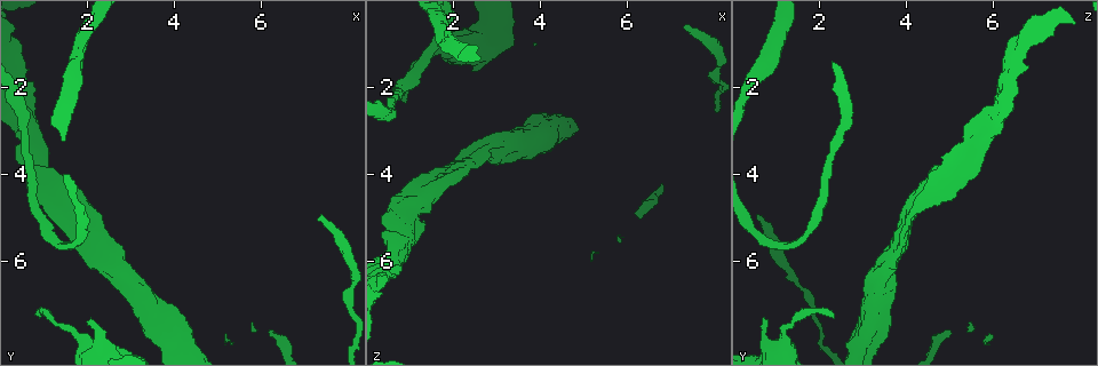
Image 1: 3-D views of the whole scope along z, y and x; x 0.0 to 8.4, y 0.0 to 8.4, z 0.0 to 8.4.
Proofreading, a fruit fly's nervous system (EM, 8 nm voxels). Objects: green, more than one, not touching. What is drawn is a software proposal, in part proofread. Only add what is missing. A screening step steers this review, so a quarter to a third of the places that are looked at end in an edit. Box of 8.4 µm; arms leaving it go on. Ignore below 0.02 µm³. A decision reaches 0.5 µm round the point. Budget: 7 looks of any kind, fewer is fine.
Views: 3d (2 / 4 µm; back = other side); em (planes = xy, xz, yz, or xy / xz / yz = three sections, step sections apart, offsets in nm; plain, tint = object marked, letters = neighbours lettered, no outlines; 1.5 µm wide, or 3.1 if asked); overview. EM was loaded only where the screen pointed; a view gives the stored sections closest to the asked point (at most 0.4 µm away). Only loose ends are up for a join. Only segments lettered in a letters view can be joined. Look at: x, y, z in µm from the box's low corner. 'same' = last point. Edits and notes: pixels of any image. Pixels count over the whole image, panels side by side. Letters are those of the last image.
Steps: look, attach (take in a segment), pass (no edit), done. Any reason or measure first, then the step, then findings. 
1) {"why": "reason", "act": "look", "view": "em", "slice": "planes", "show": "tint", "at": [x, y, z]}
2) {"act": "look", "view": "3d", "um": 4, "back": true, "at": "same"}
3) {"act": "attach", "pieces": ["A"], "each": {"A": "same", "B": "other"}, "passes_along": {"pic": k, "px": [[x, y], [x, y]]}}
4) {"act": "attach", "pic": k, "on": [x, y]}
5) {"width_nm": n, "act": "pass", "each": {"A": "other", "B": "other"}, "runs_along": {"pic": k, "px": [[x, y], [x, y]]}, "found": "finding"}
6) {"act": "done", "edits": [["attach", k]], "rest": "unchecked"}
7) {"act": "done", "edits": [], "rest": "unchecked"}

{"why": "thick end", "act": "look", "view": "em", "slice": "planes", "show": "letters", "at": [0.70, 1.90, 6.20]}

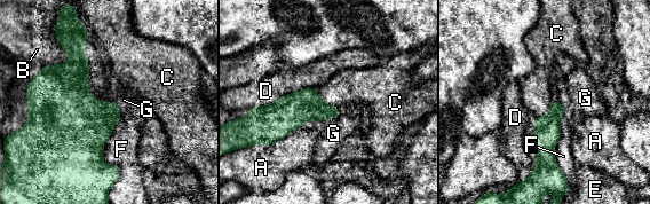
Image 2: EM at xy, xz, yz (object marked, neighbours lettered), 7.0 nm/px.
{"act": "pass", "each": {"A": "other", "B": "other", "C": "other", "D": "other", "E": "other", "F": "other", "G": "other"}, "border": {"pic": 2, "px": [[70, 56], [66, 62], [45, 64]]}, "found": "none of them fits"}

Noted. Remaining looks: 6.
{"why": "tapers out", "act": "look", "view": "3d", "um": 4, "back": true, "at": [0.90, 7.30, 2.30]}

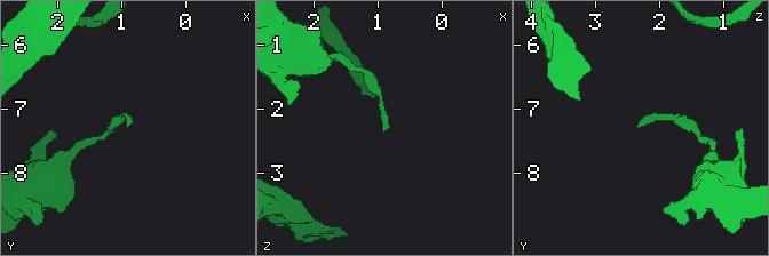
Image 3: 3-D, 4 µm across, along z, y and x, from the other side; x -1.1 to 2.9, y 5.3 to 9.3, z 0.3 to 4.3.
{"act": "look", "view": "em", "slice": "xy", "step": 4, "show": "tint", "at": [0.95, 7.25, 2.30]}

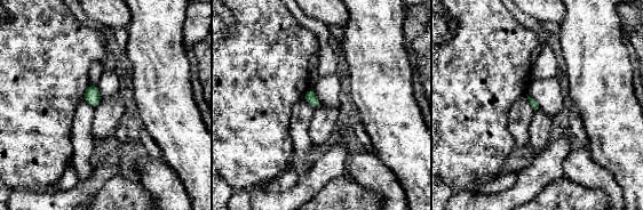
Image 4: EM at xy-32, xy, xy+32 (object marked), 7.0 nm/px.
{"why": "another direction", "act": "look", "view": "em", "slice": "planes", "show": "letters", "at": "same"}

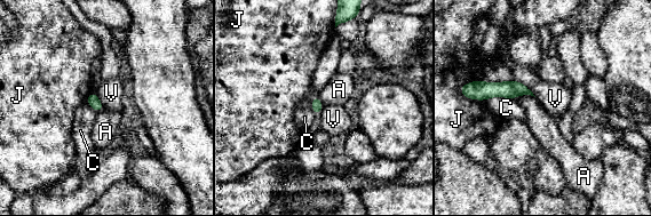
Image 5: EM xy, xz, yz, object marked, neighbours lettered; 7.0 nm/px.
{"act": "pass", "each": {"A": "other", "C": "other", "J": "other", "V": "other"}, "runs_along": {"pic": 5, "px": [[526, 92], [486, 89], [476, 94]]}, "found": "no lettered segment goes on from it"}

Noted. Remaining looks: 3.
{"why": "branch stops here", "act": "look", "view": "em", "slice": "xz", "step": 4, "show": "plain", "at": [2.00, 7.45, 0.75]}

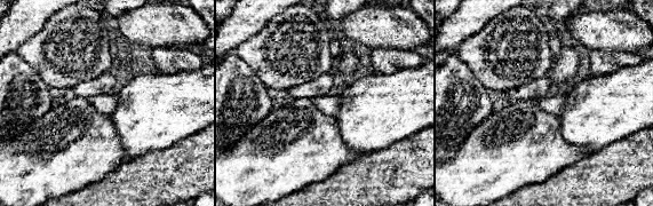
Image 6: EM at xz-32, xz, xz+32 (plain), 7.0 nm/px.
{"why": "where the object lies", "act": "look", "view": "em", "slice": "xz", "step": 4, "show": "tint", "at": "same"}

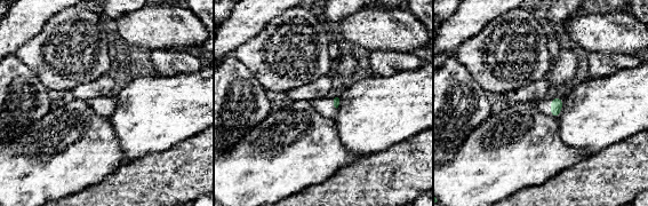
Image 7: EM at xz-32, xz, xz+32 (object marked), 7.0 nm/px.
{"act": "look", "view": "em", "slice": "xz", "step": 4, "show": "letters", "at": "same"}

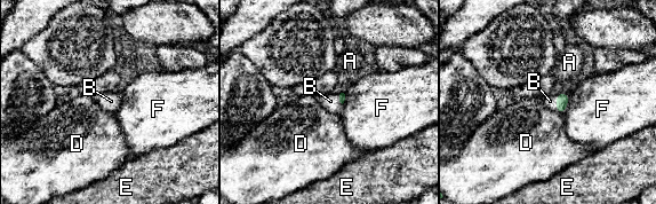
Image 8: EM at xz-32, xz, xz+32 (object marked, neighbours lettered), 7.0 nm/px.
{"act": "attach", "pieces": ["B"], "each": {"A": "other", "B": "same", "D": "other", "E": "other", "F": "other"}, "passes_along": {"pic": 8, "px": [[562, 97], [557, 103], [550, 101]]}, "found": "it goes on there"}

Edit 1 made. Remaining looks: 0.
{"act": "done", "edits": [["attach", 8]], "rest": "unchecked"}

